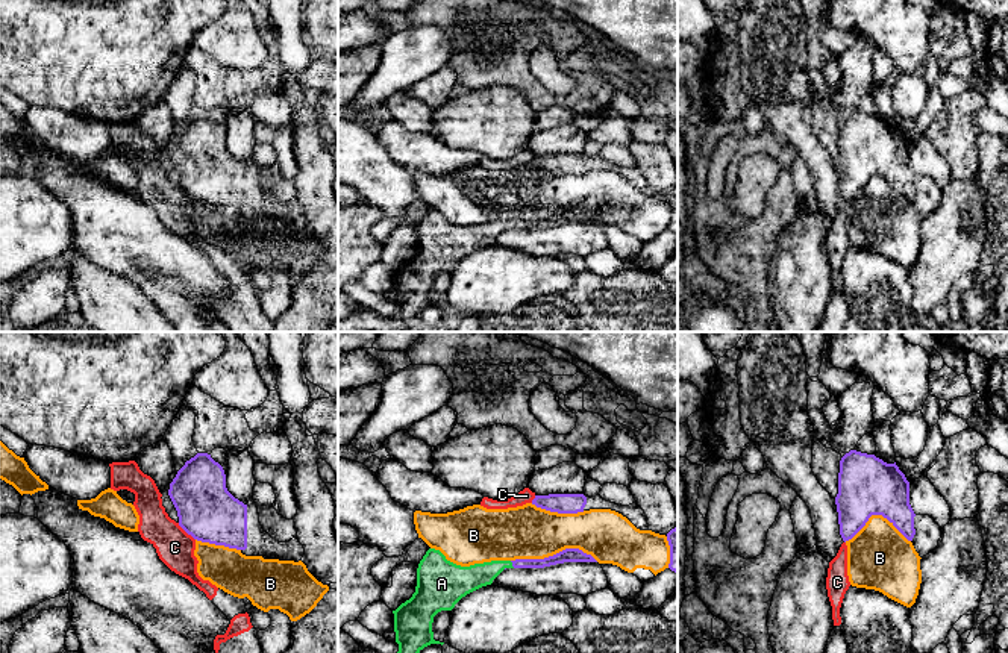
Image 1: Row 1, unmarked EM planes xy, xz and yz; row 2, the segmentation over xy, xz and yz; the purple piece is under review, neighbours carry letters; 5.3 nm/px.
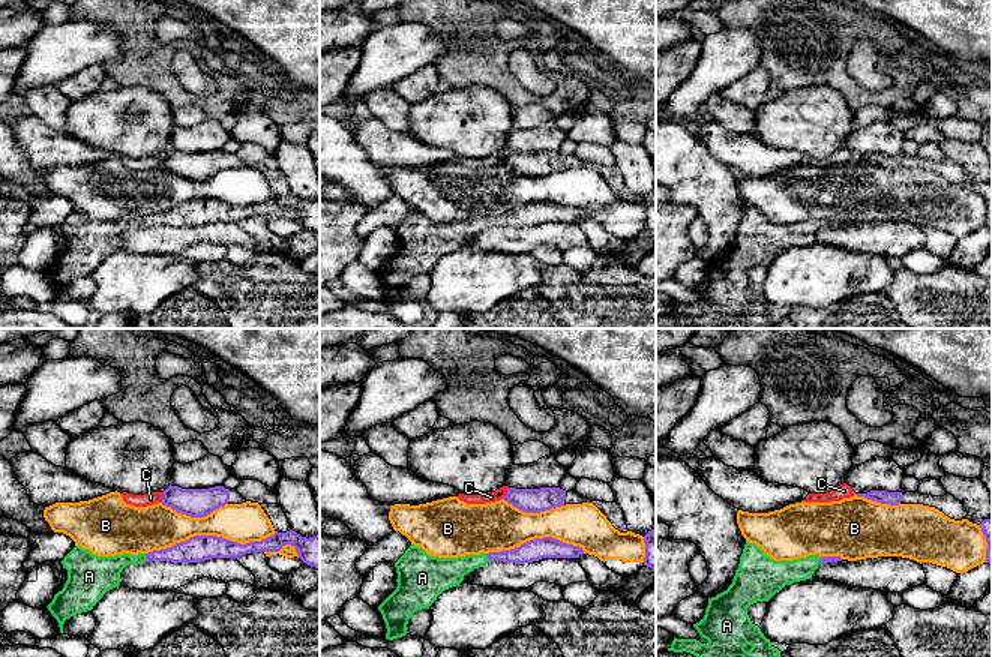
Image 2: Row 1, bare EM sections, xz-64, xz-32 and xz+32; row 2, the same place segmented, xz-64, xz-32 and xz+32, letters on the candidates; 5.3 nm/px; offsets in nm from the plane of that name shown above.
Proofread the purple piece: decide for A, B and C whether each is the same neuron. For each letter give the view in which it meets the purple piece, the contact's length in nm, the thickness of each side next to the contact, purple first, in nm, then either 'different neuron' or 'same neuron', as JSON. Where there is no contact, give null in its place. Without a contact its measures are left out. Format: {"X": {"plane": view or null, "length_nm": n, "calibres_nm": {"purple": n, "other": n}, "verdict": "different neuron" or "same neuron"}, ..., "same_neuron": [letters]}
{"A": {"plane": "xz", "length_nm": 50, "calibres_nm": {"purple": 60, "other": 140}, "verdict": "same neuron"}, "B": {"plane": "xz", "length_nm": 460, "calibres_nm": {"purple": 80, "other": 280}, "verdict": "different neuron"}, "C": {"plane": "xy", "length_nm": 130, "calibres_nm": {"purple": 320, "other": 200}, "verdict": "different neuron"}, "same_neuron": ["A"]}

